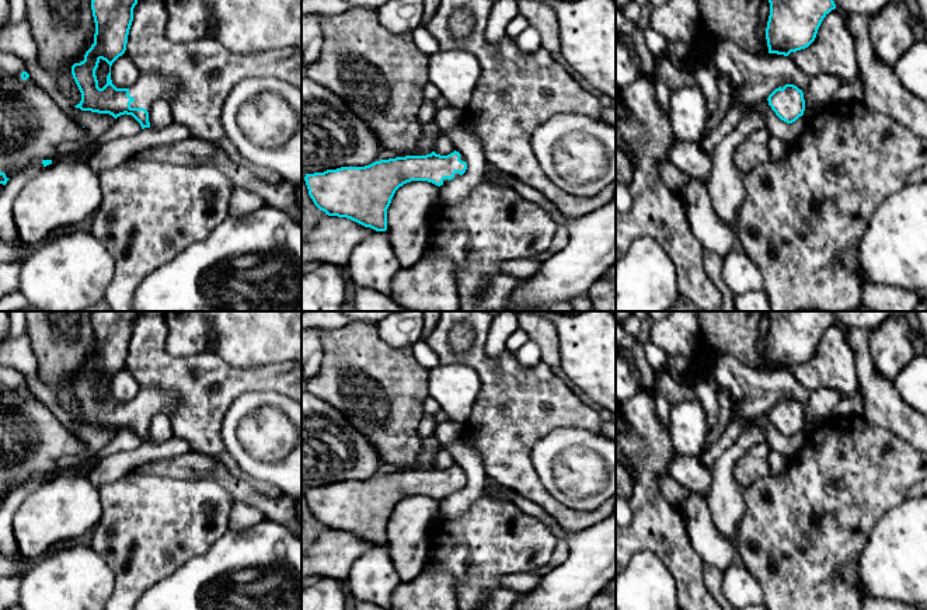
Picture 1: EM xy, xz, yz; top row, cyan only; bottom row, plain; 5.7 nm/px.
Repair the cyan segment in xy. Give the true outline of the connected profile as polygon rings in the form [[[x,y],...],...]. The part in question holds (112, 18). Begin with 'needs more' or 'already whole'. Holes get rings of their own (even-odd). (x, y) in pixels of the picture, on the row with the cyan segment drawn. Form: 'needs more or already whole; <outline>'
needs more; [[[91,0],[94,43],[86,52],[84,60],[72,66],[72,74],[81,93],[76,108],[109,114],[115,119],[125,114],[132,115],[144,129],[150,128],[149,112],[153,102],[170,100],[177,83],[157,74],[142,74],[129,88],[116,88],[112,84],[111,66],[126,50],[136,4],[137,0]],[[101,59],[109,65],[102,88],[95,76]]]

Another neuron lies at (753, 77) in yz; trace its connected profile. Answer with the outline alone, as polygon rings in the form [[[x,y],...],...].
[[[718,41],[710,60],[729,80],[732,100],[739,98],[750,108],[781,86],[794,84],[804,94],[809,88],[811,77],[784,55],[753,55],[731,41]]]

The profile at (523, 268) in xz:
[[[522,258],[502,262],[499,265],[501,271],[516,279],[526,280],[539,272],[543,262],[536,258]]]

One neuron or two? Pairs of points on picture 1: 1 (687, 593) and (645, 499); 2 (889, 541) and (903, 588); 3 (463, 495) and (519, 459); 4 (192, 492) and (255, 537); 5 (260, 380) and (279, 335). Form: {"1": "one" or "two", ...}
{"1": "one", "2": "one", "3": "two", "4": "two", "5": "two"}

